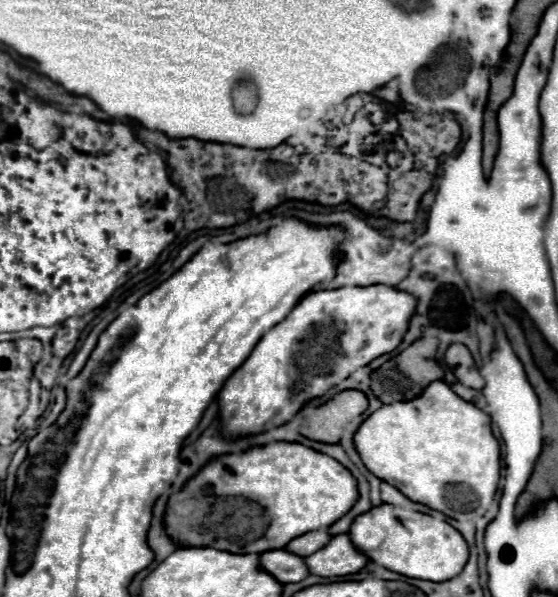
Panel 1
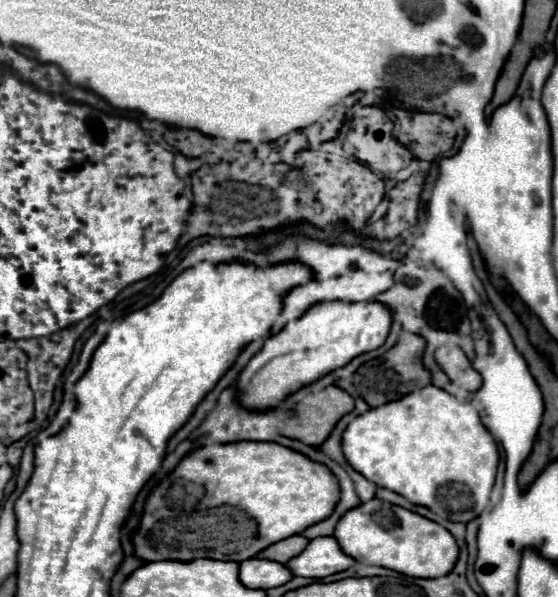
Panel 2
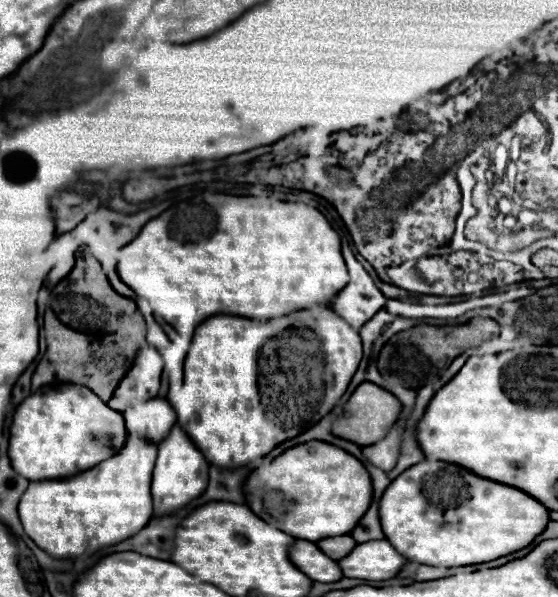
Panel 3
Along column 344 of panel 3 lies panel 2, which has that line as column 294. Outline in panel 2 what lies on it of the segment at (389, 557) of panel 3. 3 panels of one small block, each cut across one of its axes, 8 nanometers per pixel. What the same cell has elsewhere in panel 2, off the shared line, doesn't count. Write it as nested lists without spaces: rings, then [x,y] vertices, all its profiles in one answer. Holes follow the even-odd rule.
[[[322,536],[310,540],[302,554],[286,562],[286,568],[292,572],[292,576],[324,578],[342,572],[352,564],[354,560],[340,550],[338,542],[332,536]]]

